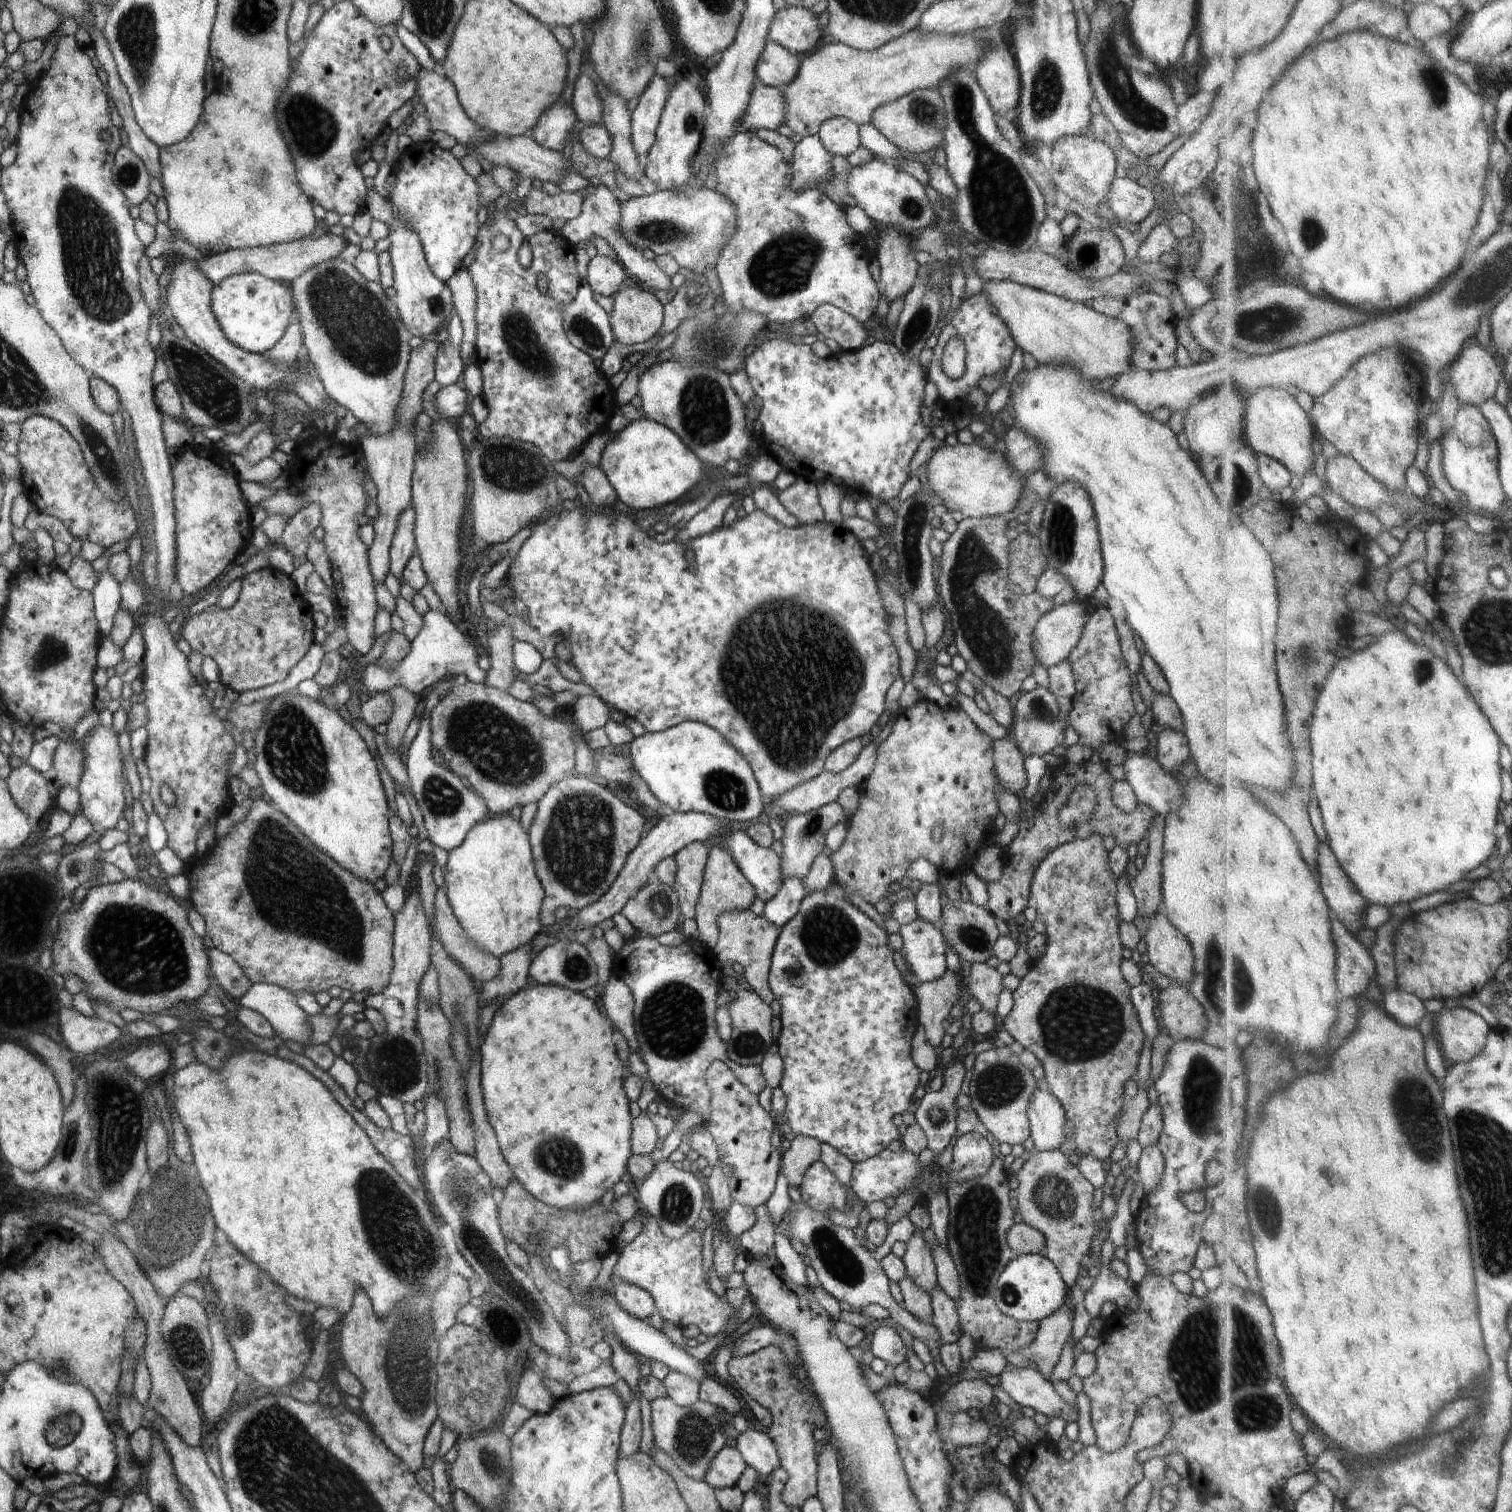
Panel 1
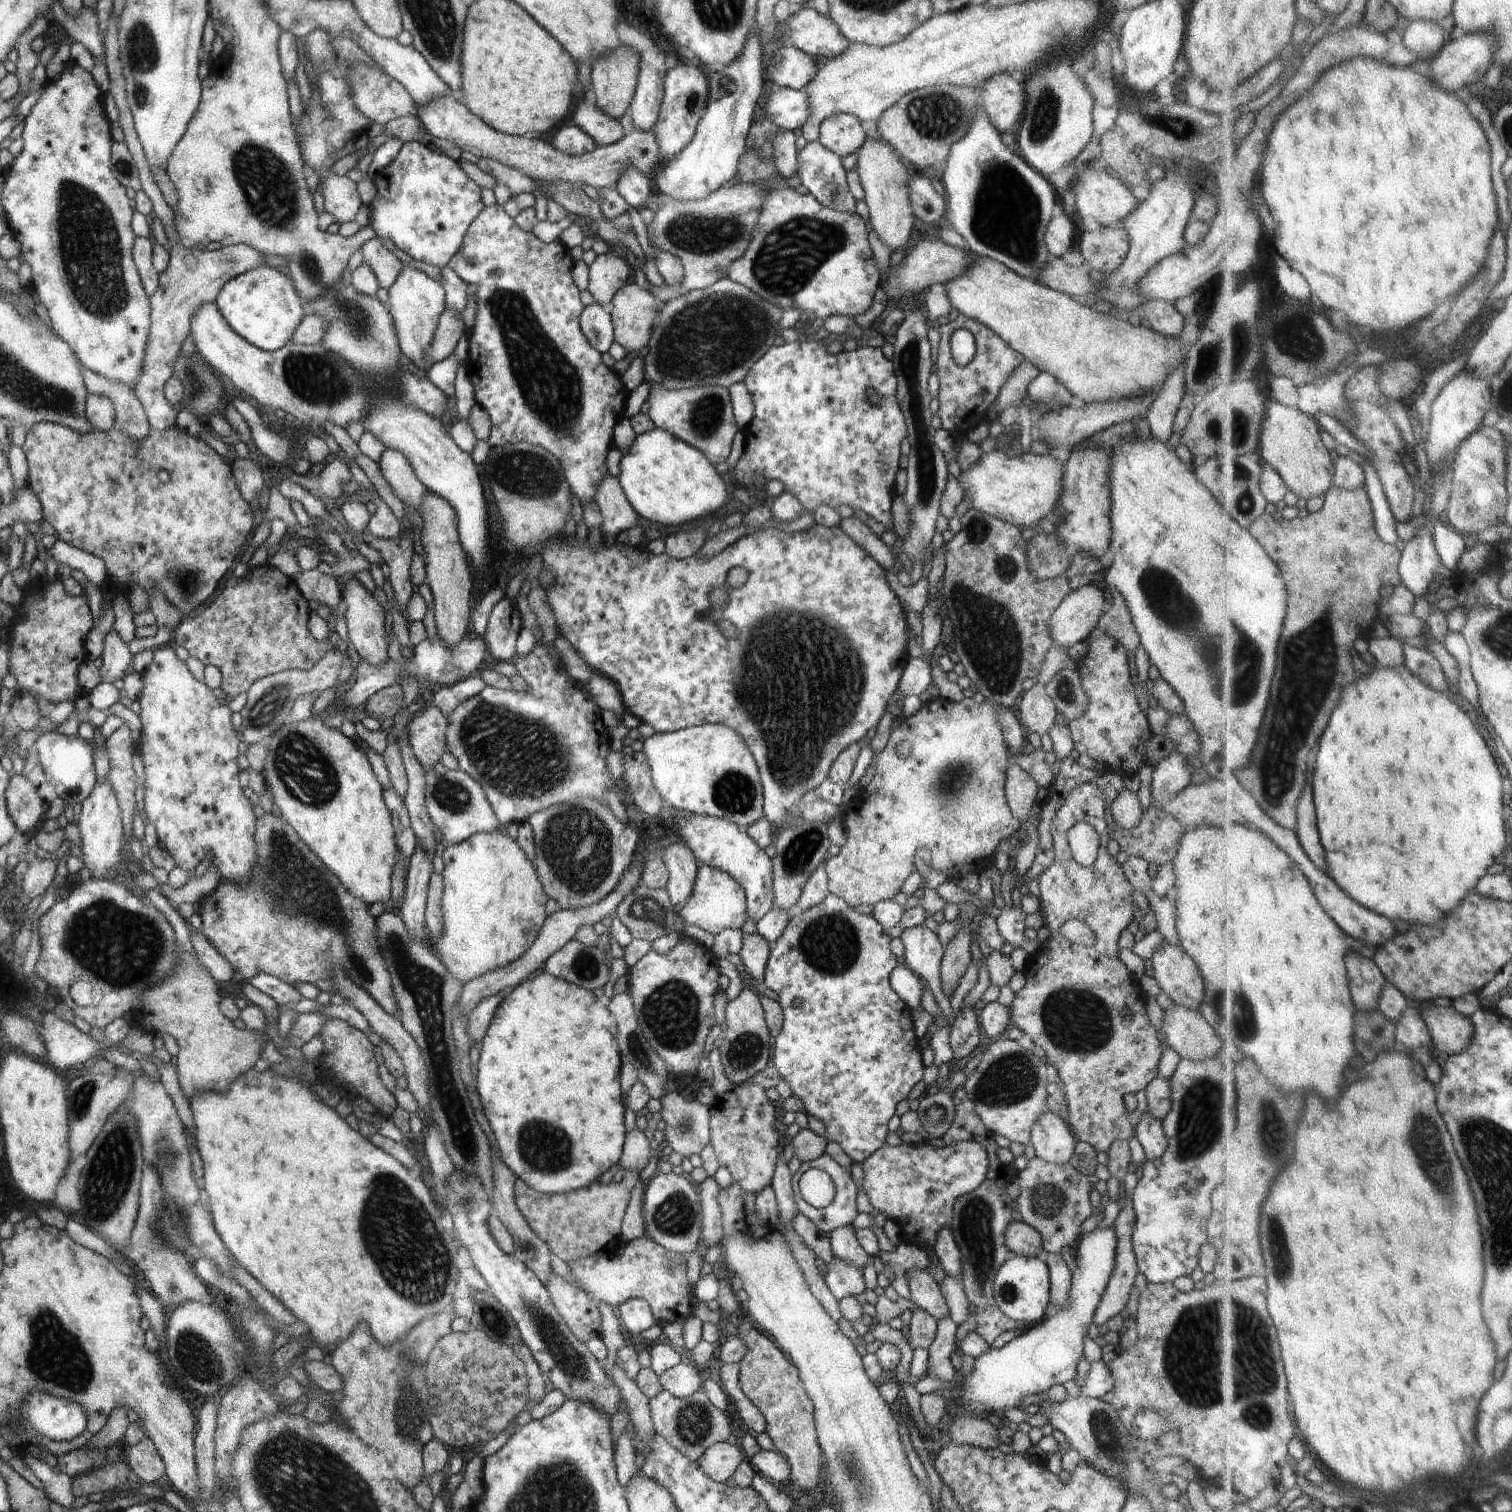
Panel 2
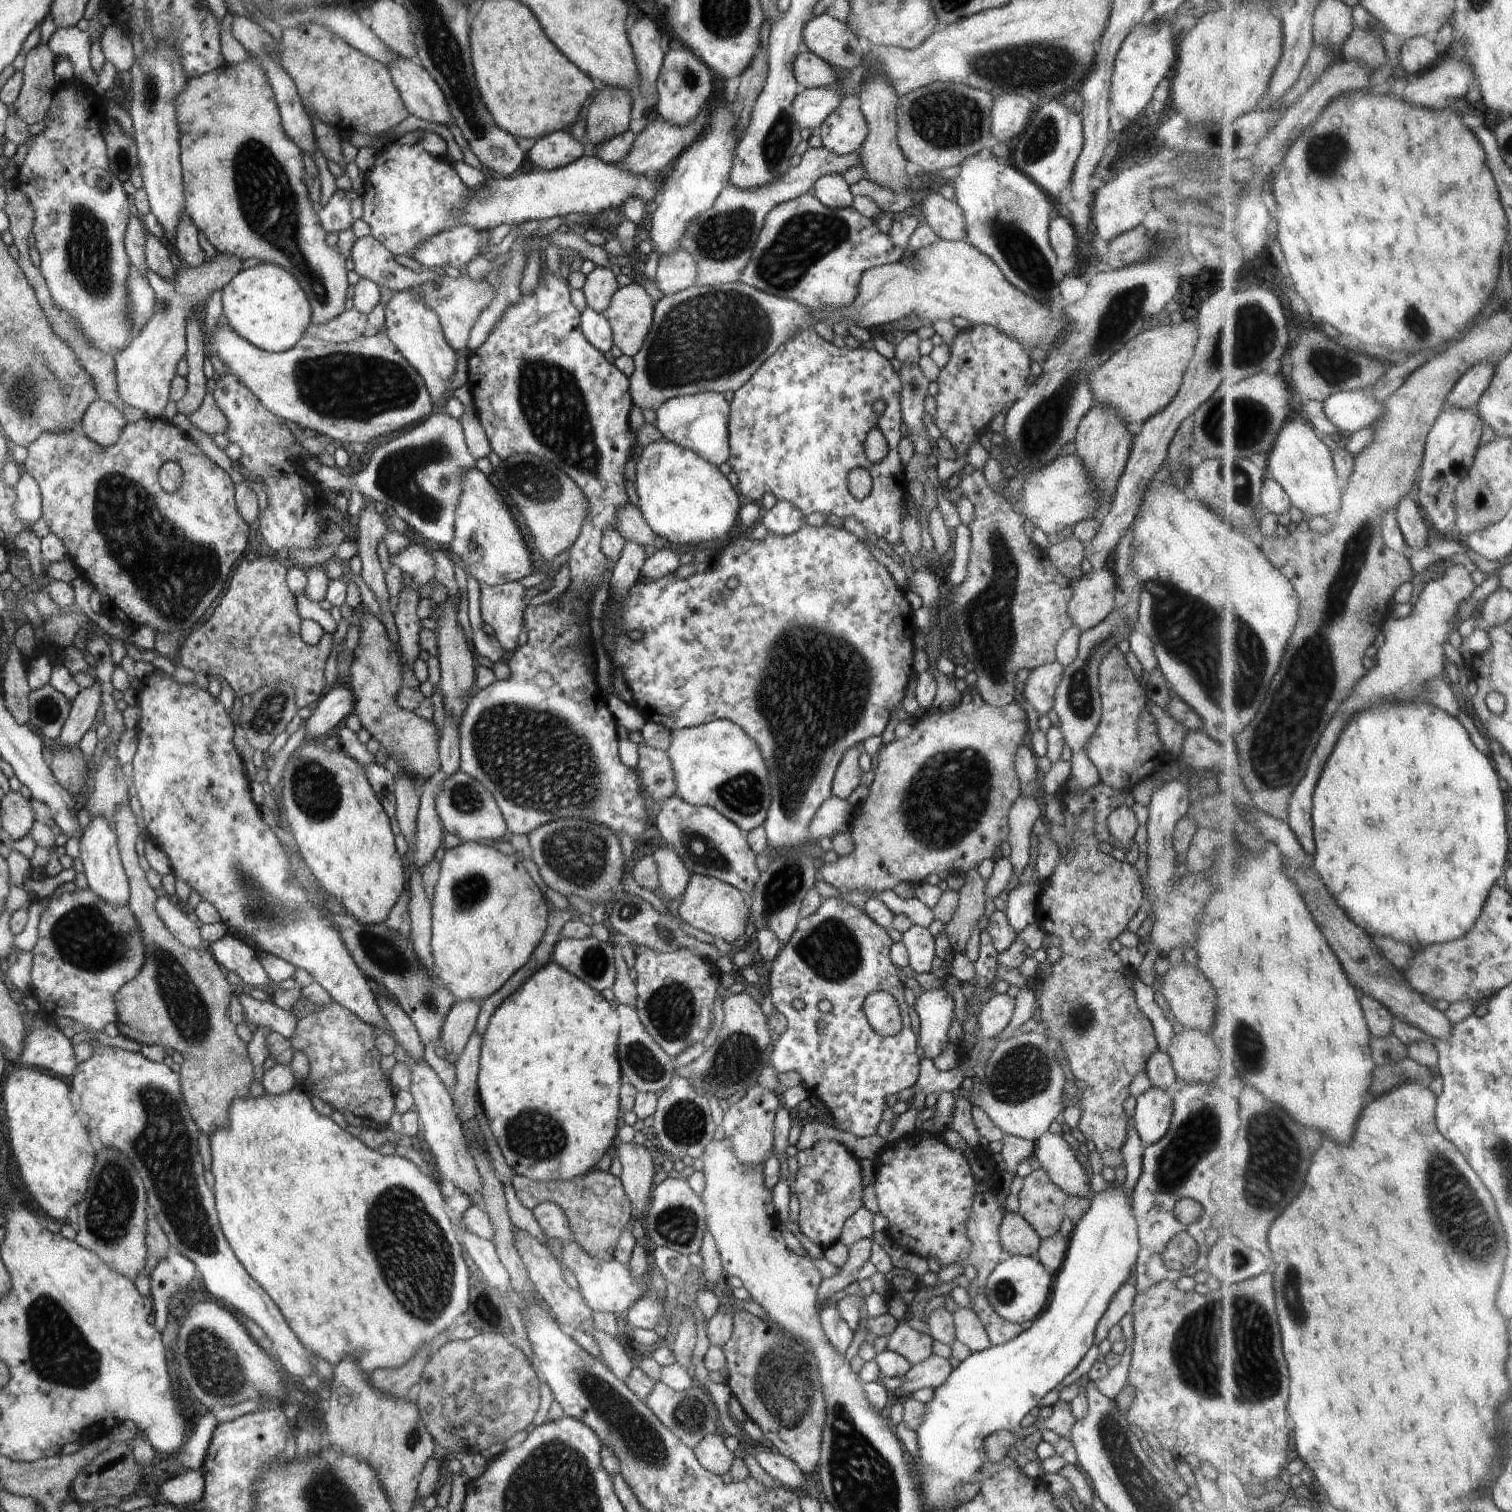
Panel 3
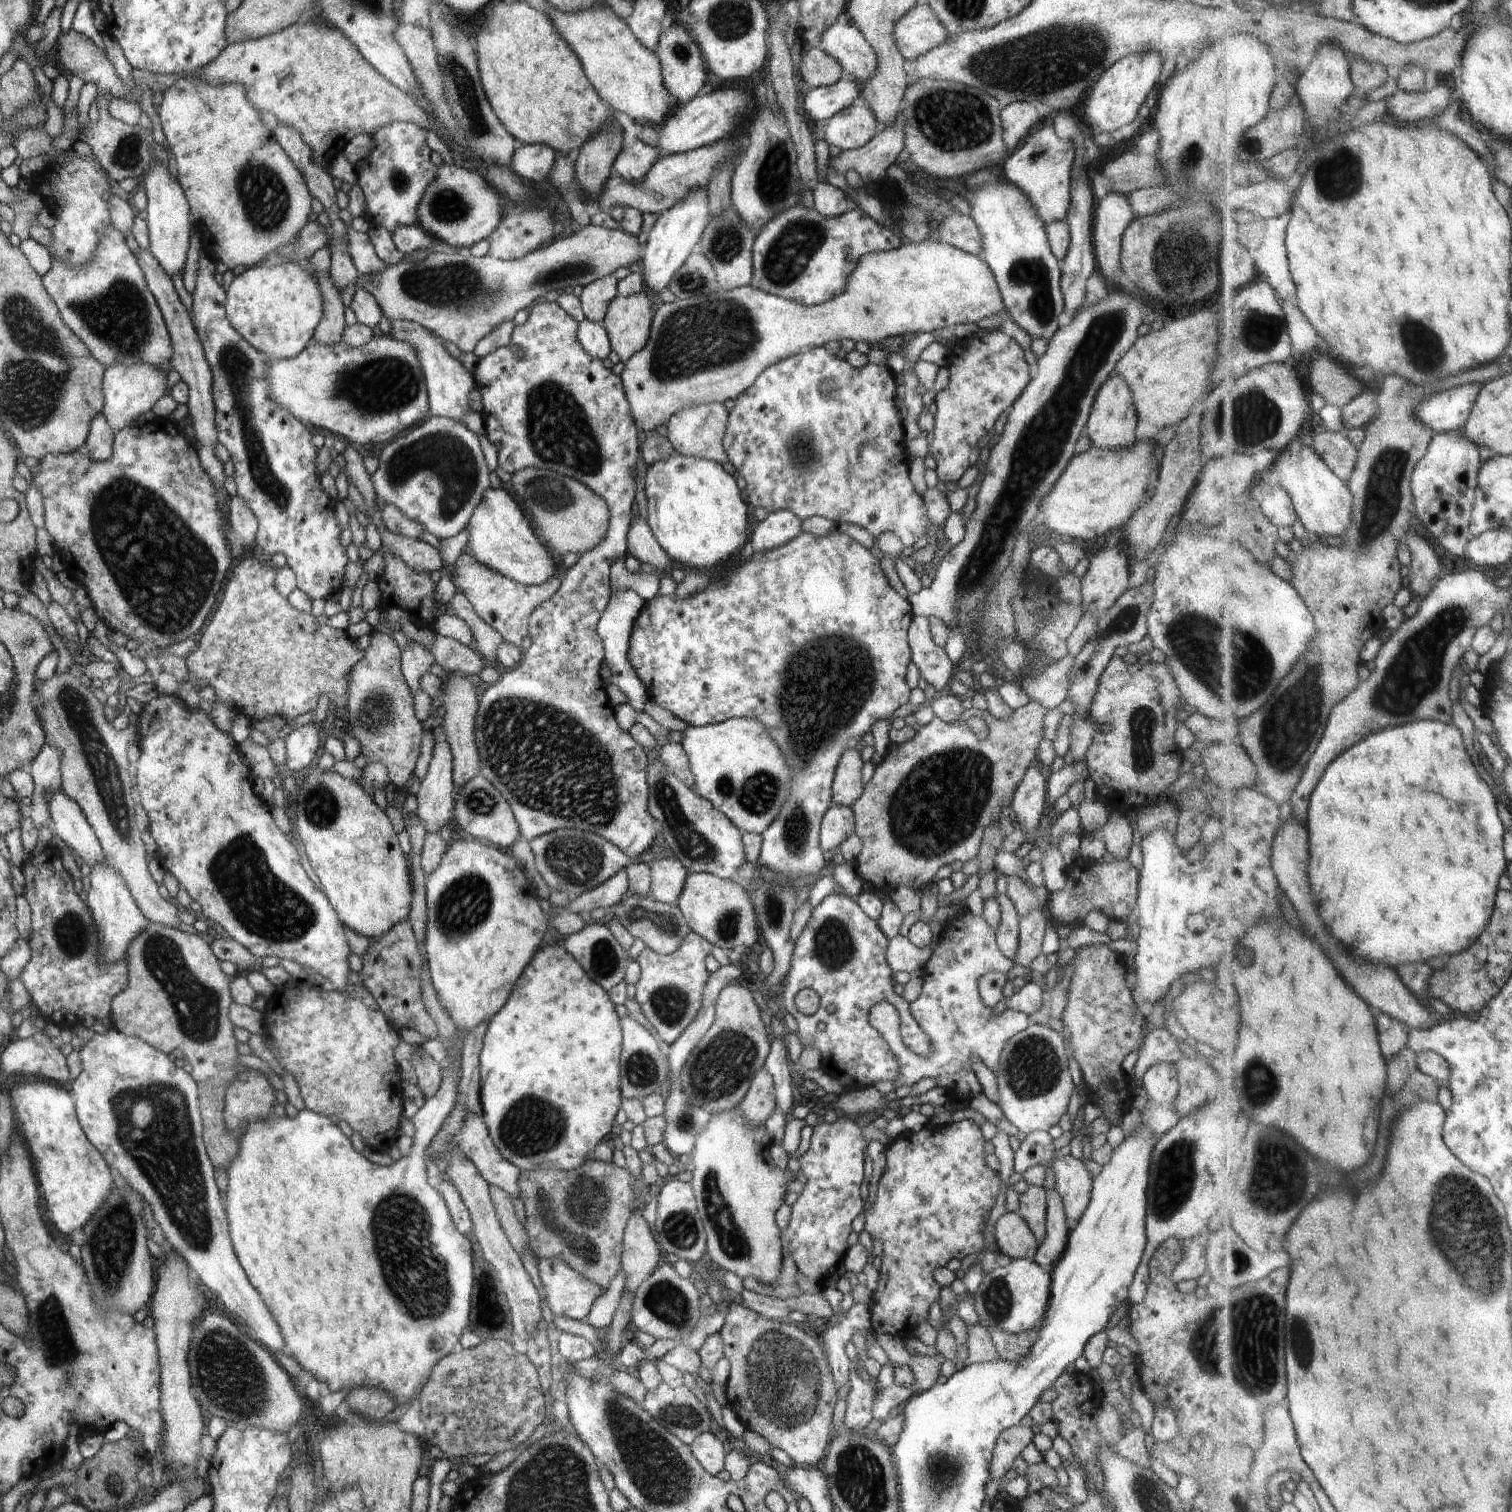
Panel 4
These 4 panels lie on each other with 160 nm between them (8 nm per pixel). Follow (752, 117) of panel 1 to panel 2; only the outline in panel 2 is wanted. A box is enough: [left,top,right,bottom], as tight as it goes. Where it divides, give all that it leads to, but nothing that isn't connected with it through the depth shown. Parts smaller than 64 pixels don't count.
[759,88,810,131]

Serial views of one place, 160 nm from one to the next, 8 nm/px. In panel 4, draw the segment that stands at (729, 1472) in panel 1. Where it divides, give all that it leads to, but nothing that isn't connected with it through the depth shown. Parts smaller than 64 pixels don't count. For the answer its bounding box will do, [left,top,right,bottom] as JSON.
[689,1431,725,1476]

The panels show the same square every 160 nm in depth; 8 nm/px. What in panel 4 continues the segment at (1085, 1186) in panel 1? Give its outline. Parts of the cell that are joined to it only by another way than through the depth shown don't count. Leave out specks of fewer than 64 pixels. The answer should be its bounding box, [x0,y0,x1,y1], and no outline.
[1019,1186,1046,1244]

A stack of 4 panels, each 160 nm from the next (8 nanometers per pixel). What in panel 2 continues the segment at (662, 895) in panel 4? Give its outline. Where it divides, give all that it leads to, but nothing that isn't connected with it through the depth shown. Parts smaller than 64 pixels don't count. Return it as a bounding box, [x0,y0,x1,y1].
[659,842,699,905]

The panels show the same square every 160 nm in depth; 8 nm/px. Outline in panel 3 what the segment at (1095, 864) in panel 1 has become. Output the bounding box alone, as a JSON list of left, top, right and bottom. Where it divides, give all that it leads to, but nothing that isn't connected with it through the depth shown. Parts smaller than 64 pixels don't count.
[1036,806,1158,1154]

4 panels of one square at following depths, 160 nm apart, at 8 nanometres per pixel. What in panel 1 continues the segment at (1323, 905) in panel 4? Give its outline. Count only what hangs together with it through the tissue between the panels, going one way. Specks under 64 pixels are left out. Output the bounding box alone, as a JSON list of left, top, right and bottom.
[1312,630,1502,908]

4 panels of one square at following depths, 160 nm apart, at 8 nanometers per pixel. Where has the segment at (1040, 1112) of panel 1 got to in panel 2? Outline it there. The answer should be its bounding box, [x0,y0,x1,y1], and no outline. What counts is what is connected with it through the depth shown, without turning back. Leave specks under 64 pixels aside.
[1030,1109,1078,1164]

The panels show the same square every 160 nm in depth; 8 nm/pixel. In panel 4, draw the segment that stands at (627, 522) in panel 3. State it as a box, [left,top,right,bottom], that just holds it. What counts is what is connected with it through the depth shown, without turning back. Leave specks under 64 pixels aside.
[627,515,671,570]

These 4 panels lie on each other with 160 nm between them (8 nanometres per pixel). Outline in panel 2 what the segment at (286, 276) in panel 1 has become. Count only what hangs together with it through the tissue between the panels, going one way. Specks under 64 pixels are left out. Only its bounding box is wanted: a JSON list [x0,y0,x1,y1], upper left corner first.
[124,136,266,432]

